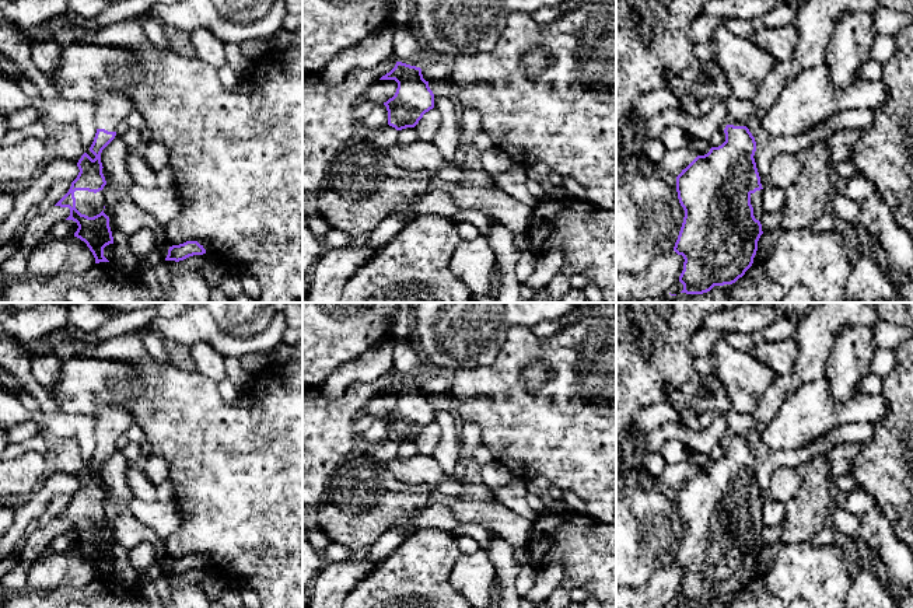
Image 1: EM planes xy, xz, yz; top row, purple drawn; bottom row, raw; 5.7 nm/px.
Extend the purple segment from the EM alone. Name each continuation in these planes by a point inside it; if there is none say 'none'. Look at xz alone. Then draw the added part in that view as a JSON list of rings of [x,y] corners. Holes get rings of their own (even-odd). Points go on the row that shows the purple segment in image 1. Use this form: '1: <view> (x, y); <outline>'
none

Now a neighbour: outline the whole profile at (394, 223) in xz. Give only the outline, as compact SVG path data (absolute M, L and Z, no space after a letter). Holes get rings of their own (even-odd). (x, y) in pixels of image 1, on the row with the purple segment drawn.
M398 213L389 214L374 231L371 231L363 241L375 249L388 244L402 228L405 228L413 219L399 216Z

